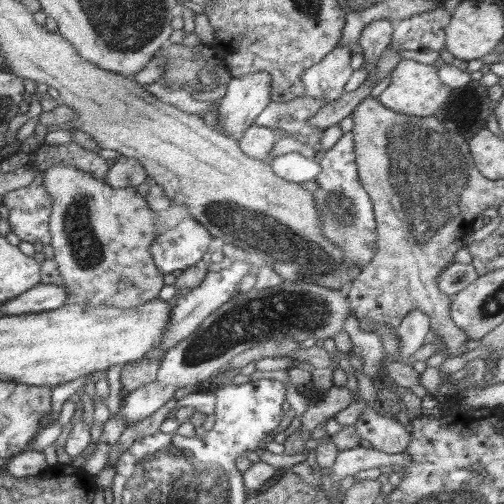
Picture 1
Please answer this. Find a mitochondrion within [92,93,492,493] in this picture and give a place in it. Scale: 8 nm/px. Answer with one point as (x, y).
(428, 175)

